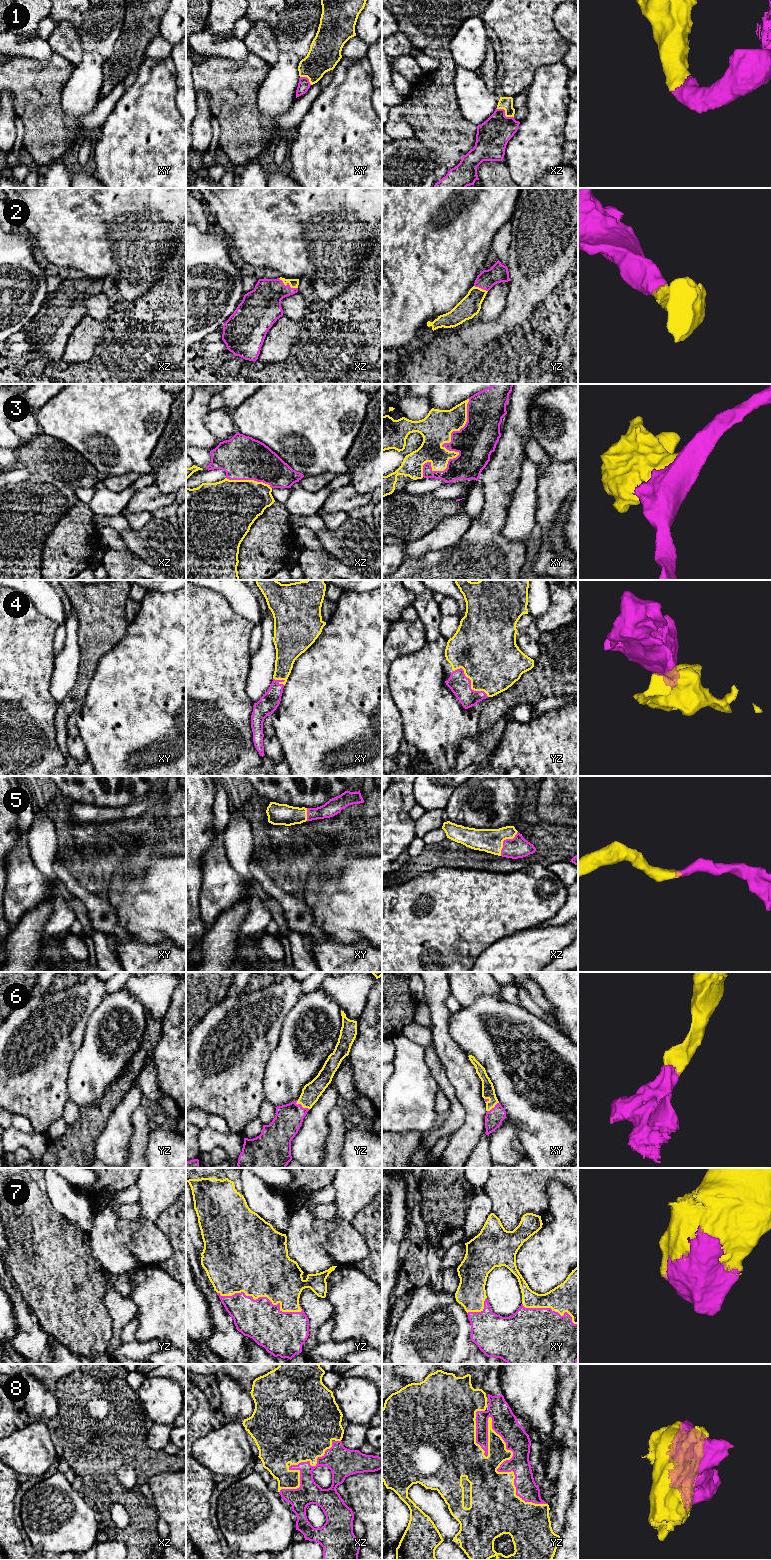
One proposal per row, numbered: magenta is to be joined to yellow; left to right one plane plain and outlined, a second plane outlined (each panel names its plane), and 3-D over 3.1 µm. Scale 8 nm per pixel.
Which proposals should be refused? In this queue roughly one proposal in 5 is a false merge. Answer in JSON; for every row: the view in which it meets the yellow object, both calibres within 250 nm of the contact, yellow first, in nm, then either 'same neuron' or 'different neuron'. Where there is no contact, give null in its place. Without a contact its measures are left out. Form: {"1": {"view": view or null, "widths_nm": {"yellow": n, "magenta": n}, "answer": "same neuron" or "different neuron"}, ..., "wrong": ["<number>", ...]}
{"1": {"view": "xz", "widths_nm": {"yellow": 110, "magenta": 260}, "answer": "same neuron"}, "2": {"view": "xz", "widths_nm": {"yellow": 70, "magenta": 280}, "answer": "same neuron"}, "3": {"view": "xy", "widths_nm": {"yellow": 260, "magenta": 320}, "answer": "same neuron"}, "4": {"view": "yz", "widths_nm": {"yellow": 480, "magenta": 170}, "answer": "same neuron"}, "5": {"view": "xz", "widths_nm": {"yellow": 190, "magenta": 170}, "answer": "same neuron"}, "6": {"view": "yz", "widths_nm": {"yellow": 150, "magenta": 220}, "answer": "same neuron"}, "7": {"view": "yz", "widths_nm": {"yellow": 500, "magenta": 320}, "answer": "same neuron"}, "8": {"view": "yz", "widths_nm": {"yellow": 160, "magenta": 200}, "answer": "same neuron"}, "wrong": []}

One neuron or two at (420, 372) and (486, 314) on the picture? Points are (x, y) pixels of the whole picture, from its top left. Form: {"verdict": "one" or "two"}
{"verdict": "two"}

